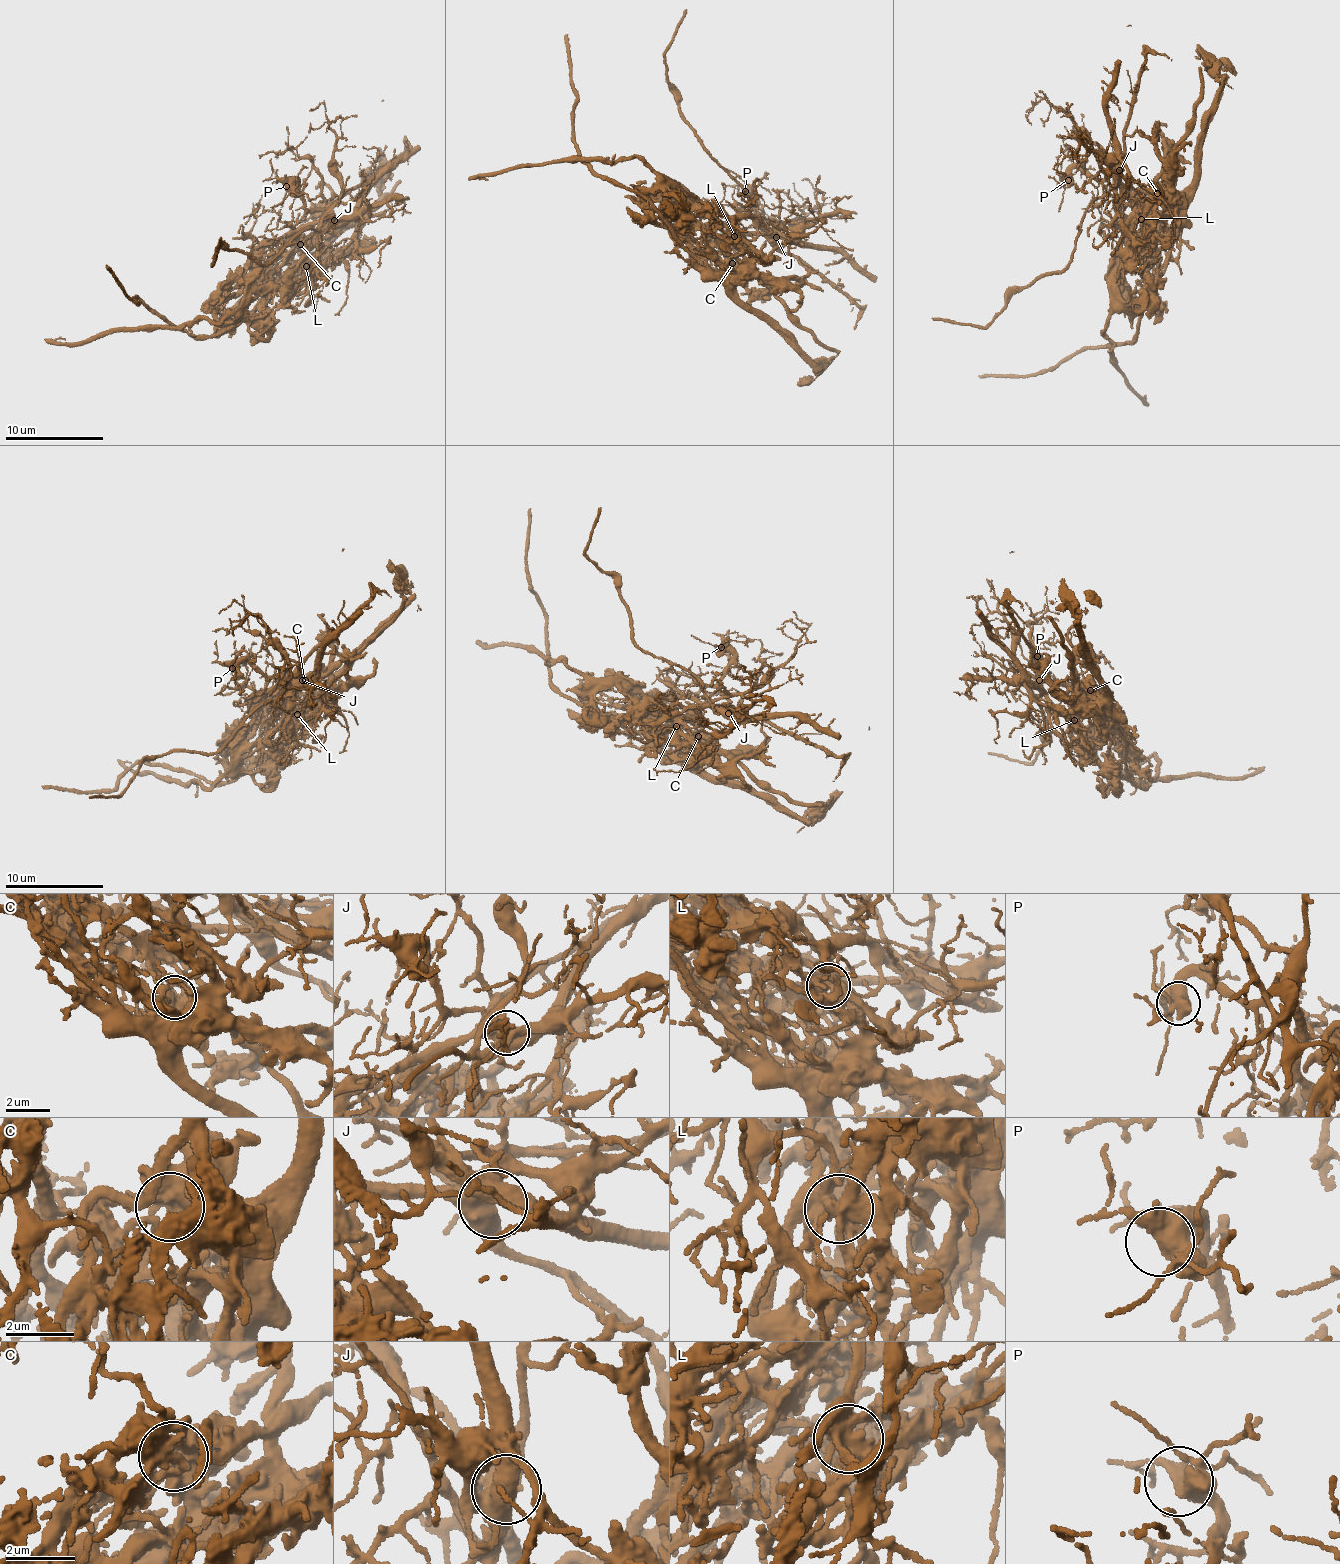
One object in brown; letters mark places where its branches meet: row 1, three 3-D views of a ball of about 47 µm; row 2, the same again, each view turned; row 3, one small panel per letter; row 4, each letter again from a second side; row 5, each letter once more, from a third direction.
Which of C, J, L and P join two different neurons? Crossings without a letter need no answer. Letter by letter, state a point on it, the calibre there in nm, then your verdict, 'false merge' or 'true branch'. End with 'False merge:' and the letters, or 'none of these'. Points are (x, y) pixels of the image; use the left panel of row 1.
C: at (300, 244); 600 nm thick; false merge
J: at (334, 220); 600 nm thick; true branch
L: at (306, 266); 440 nm thick; false merge
P: at (286, 186); 500 nm thick; true branch
False merge: C, L

